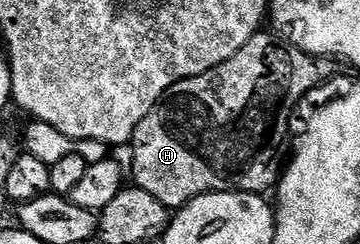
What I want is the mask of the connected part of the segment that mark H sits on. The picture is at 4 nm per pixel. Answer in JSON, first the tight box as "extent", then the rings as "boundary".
{"extent":[131,33,335,209],"boundary":[[[259,33],[255,37],[251,37],[251,41],[247,41],[247,45],[243,45],[243,49],[239,49],[239,53],[235,53],[235,57],[223,61],[223,65],[215,65],[215,69],[211,69],[207,73],[199,73],[195,77],[179,81],[153,106],[151,113],[147,113],[147,117],[143,117],[143,121],[139,121],[139,125],[135,129],[131,140],[131,148],[133,147],[133,171],[131,167],[131,179],[135,186],[147,193],[151,193],[151,197],[155,197],[163,206],[170,209],[186,207],[195,197],[210,195],[216,191],[265,193],[268,187],[269,190],[276,188],[283,174],[283,159],[281,163],[280,155],[281,146],[284,145],[285,138],[289,135],[289,118],[292,117],[293,110],[300,105],[301,98],[308,91],[315,90],[324,79],[332,77],[335,63],[332,58],[314,57],[305,51],[300,51],[299,48],[286,43],[284,39],[278,37],[276,34],[265,34]]]}

